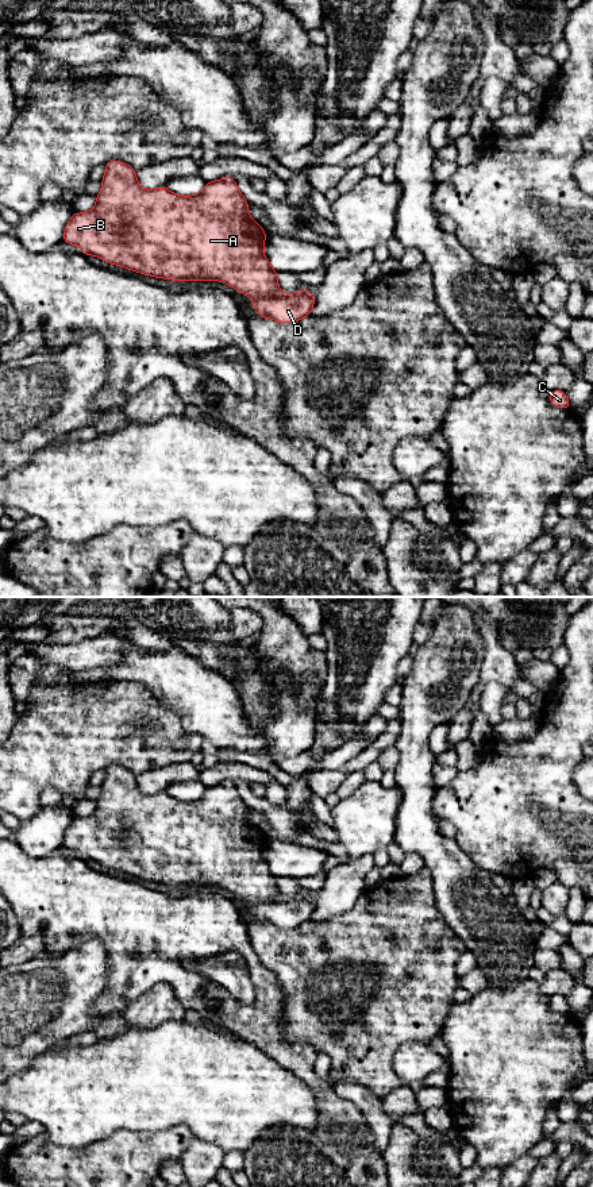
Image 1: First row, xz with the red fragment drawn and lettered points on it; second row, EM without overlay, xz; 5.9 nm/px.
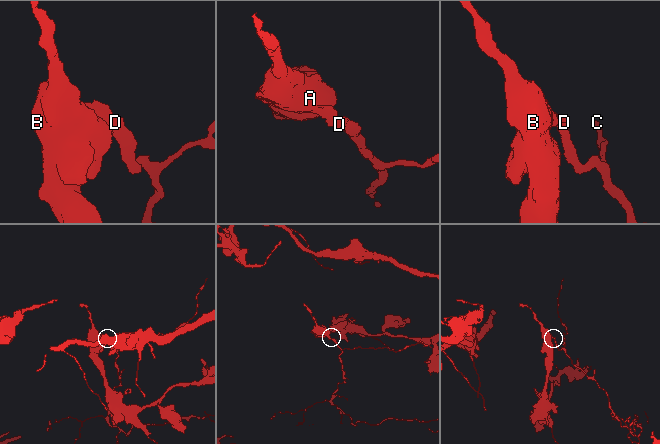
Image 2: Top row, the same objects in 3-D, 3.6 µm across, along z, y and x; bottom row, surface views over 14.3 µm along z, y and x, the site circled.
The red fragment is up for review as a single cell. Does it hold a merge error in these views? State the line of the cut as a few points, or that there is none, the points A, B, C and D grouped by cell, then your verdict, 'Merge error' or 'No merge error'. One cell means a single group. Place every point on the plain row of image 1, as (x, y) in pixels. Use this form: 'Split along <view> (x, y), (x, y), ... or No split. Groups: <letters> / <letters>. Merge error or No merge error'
Split along xz (281, 897), (273, 901), (254, 902). Groups: A B / C D. Merge error

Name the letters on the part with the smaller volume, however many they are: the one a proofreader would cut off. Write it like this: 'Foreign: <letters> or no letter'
Foreign: C, D

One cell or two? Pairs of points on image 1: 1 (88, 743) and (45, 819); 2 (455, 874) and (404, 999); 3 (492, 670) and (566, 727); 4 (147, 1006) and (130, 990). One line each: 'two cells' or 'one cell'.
1: two cells
2: two cells
3: two cells
4: two cells

